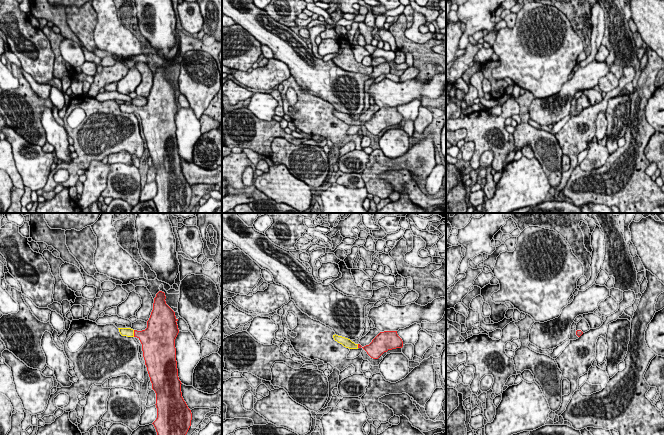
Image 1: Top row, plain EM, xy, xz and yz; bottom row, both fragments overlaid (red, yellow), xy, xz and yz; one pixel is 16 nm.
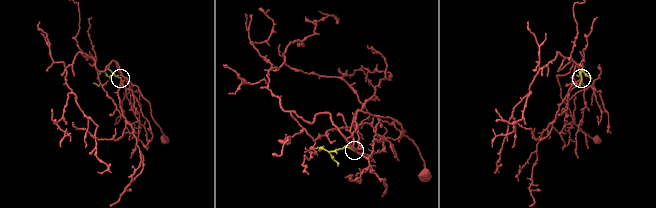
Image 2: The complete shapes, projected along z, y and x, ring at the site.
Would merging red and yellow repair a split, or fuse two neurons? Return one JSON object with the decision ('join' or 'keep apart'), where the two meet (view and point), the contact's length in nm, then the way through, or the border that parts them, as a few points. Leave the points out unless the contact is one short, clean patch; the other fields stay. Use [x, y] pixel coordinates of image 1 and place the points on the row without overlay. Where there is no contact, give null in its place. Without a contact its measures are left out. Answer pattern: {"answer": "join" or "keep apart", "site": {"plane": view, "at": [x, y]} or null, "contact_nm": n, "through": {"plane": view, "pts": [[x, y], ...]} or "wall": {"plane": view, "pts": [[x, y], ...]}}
{"answer": "join", "site": {"plane": "xy", "at": [134, 109]}, "contact_nm": 110, "through": {"plane": "xy", "pts": [[149, 113], [134, 109], [128, 108]]}}

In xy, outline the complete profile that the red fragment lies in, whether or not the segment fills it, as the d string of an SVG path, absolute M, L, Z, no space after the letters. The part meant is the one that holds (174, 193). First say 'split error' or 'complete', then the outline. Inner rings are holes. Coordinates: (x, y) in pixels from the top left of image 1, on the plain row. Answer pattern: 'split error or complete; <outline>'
split error; M164 68L156 70L145 106L118 105L122 112L137 113L142 120L145 141L156 169L157 194L152 200L158 213L186 213L192 189L182 173L178 153L175 124L178 95L165 75Z

